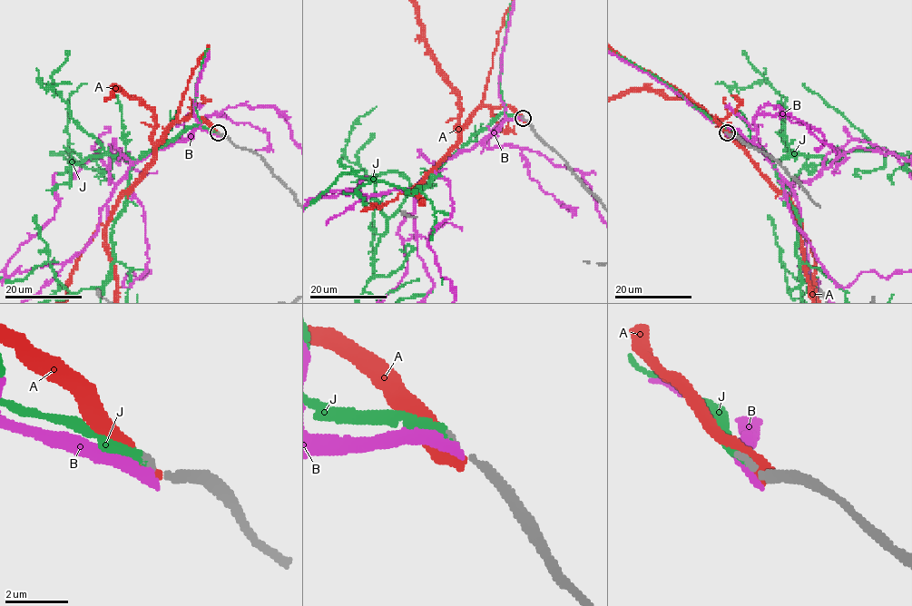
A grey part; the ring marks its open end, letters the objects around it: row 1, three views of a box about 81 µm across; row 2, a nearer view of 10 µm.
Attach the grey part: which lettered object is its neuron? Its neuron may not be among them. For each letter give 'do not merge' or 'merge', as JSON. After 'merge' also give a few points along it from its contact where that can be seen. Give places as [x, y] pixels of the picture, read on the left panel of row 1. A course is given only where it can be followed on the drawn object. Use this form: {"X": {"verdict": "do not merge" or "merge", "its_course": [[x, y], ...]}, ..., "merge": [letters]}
{"A": {"verdict": "do not merge"}, "B": {"verdict": "do not merge"}, "J": {"verdict": "merge"}, "merge": ["J"]}

